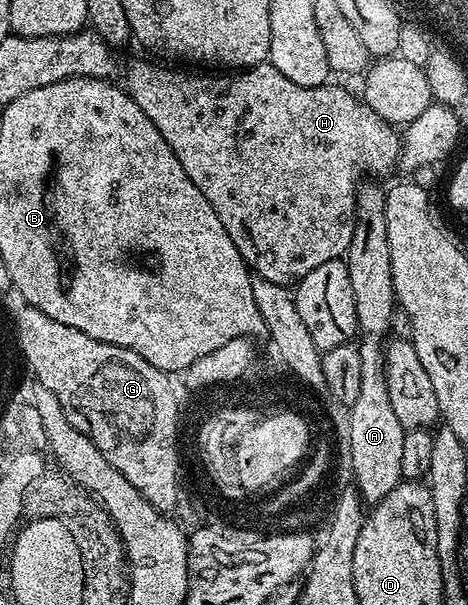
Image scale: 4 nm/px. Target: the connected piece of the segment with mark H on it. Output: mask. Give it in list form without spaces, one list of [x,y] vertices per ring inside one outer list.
[[[134,62],[126,70],[126,82],[124,89],[136,104],[140,104],[140,112],[156,124],[160,136],[172,148],[176,160],[188,172],[192,184],[204,192],[204,200],[212,204],[212,212],[220,216],[220,224],[232,236],[232,244],[240,252],[240,256],[257,277],[264,278],[274,284],[293,287],[301,282],[312,268],[320,268],[320,264],[328,264],[328,260],[336,260],[345,255],[346,250],[352,244],[352,232],[356,224],[356,206],[358,204],[358,187],[363,181],[362,173],[367,170],[370,174],[386,174],[398,165],[398,155],[402,152],[402,139],[399,131],[390,123],[384,121],[368,104],[362,101],[357,93],[345,90],[342,86],[301,86],[292,84],[284,72],[280,72],[275,66],[263,64],[239,69],[237,72],[210,72],[214,74],[185,74],[182,70],[169,70],[166,66],[157,66],[154,62]]]

